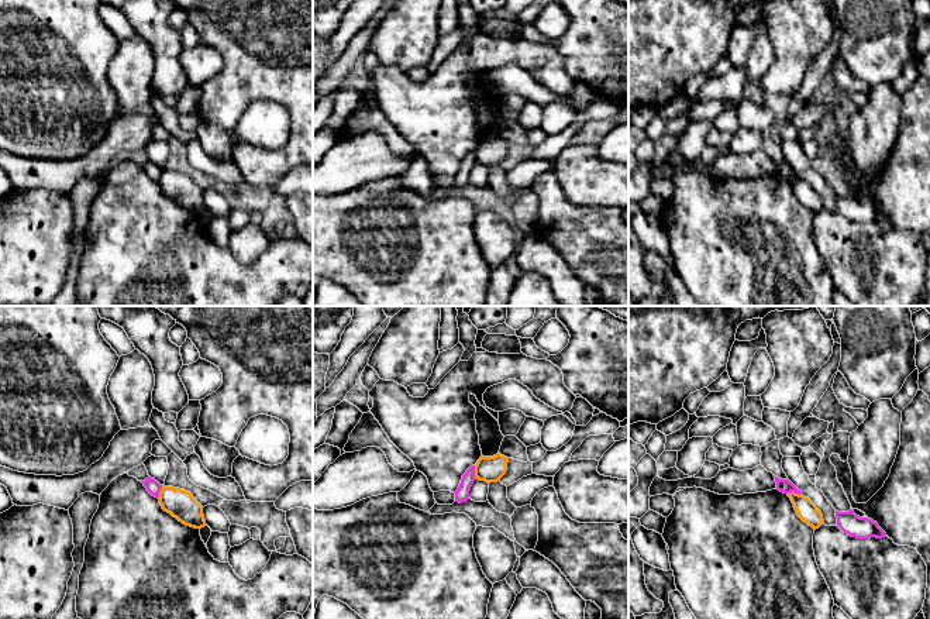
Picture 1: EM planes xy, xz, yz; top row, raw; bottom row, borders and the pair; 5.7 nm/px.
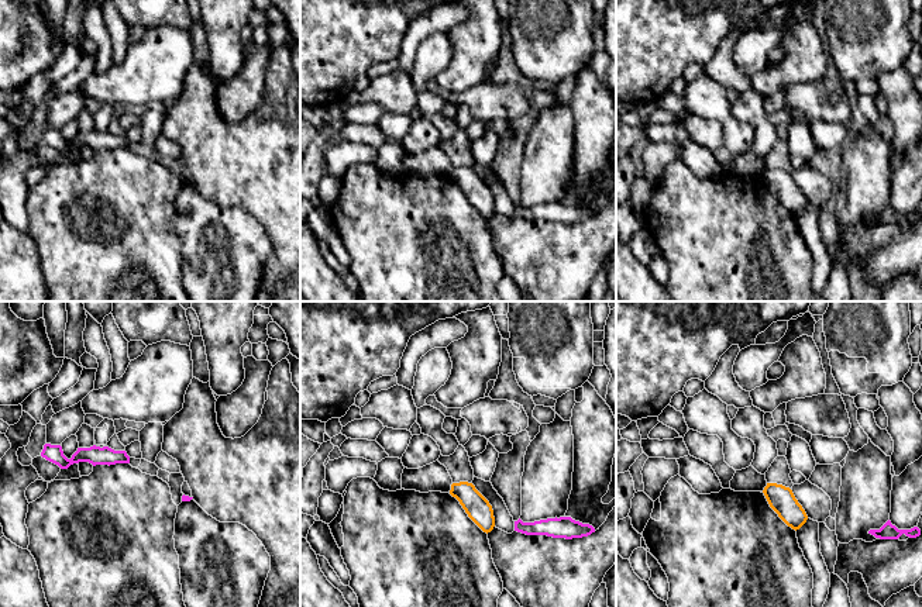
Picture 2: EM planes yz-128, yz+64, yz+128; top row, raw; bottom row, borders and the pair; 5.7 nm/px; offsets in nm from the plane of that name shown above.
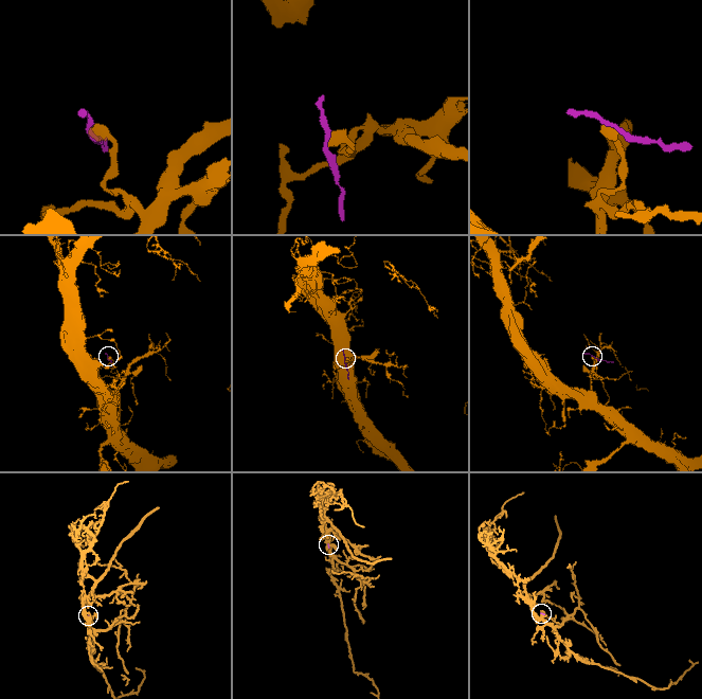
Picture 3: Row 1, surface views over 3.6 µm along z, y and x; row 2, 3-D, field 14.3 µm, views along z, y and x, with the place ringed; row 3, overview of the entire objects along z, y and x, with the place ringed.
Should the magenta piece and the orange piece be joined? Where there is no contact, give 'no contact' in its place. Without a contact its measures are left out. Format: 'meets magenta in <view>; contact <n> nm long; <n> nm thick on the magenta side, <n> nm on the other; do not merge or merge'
meets magenta in xz; contact 80 nm long; 80 nm thick on the magenta side, 140 nm on the other; do not merge

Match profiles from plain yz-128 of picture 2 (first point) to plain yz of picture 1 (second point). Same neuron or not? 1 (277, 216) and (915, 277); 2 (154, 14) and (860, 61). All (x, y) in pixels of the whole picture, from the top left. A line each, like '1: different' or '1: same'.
1: different
2: different

